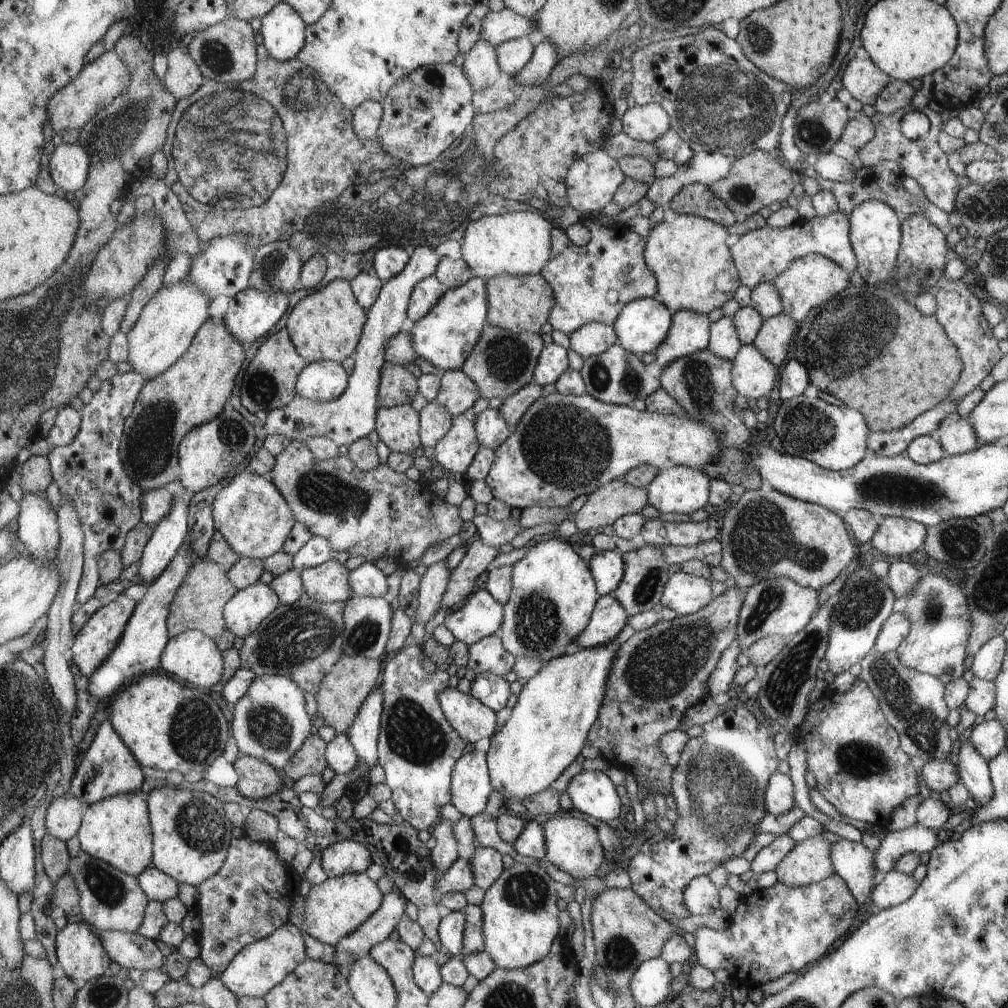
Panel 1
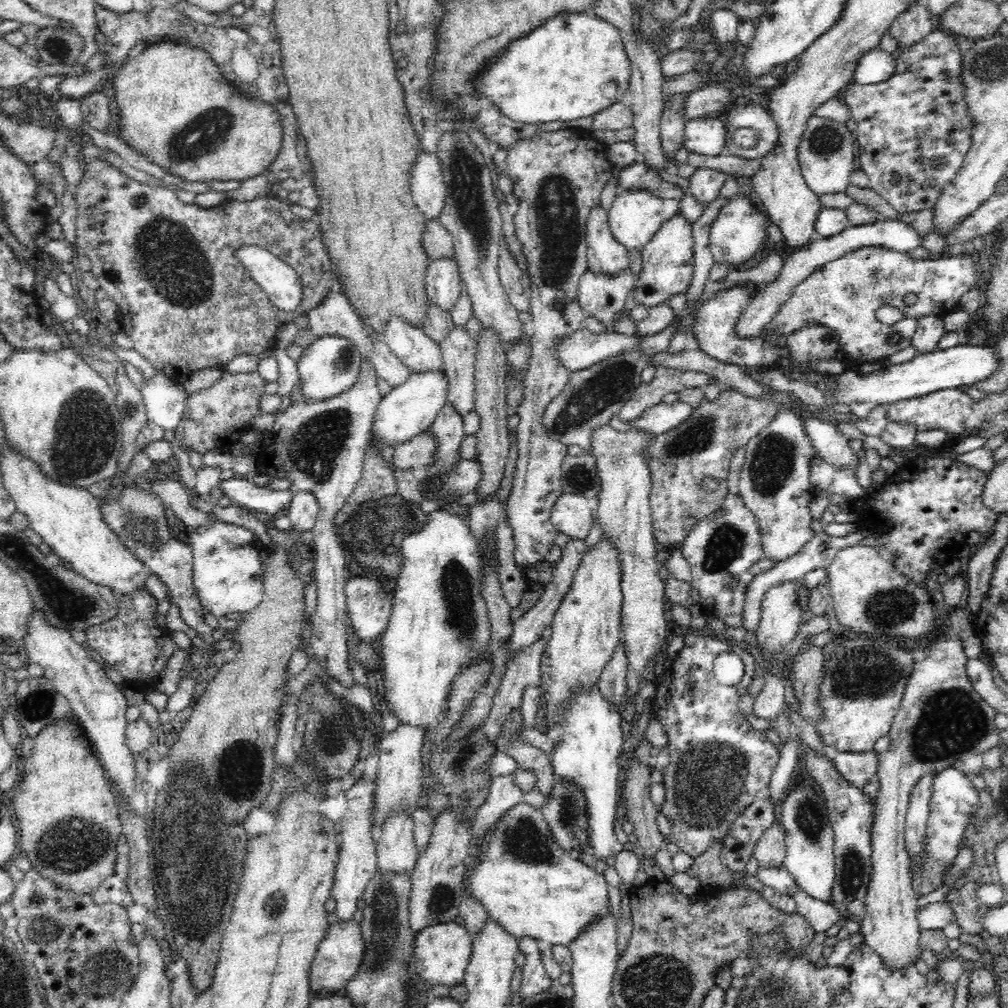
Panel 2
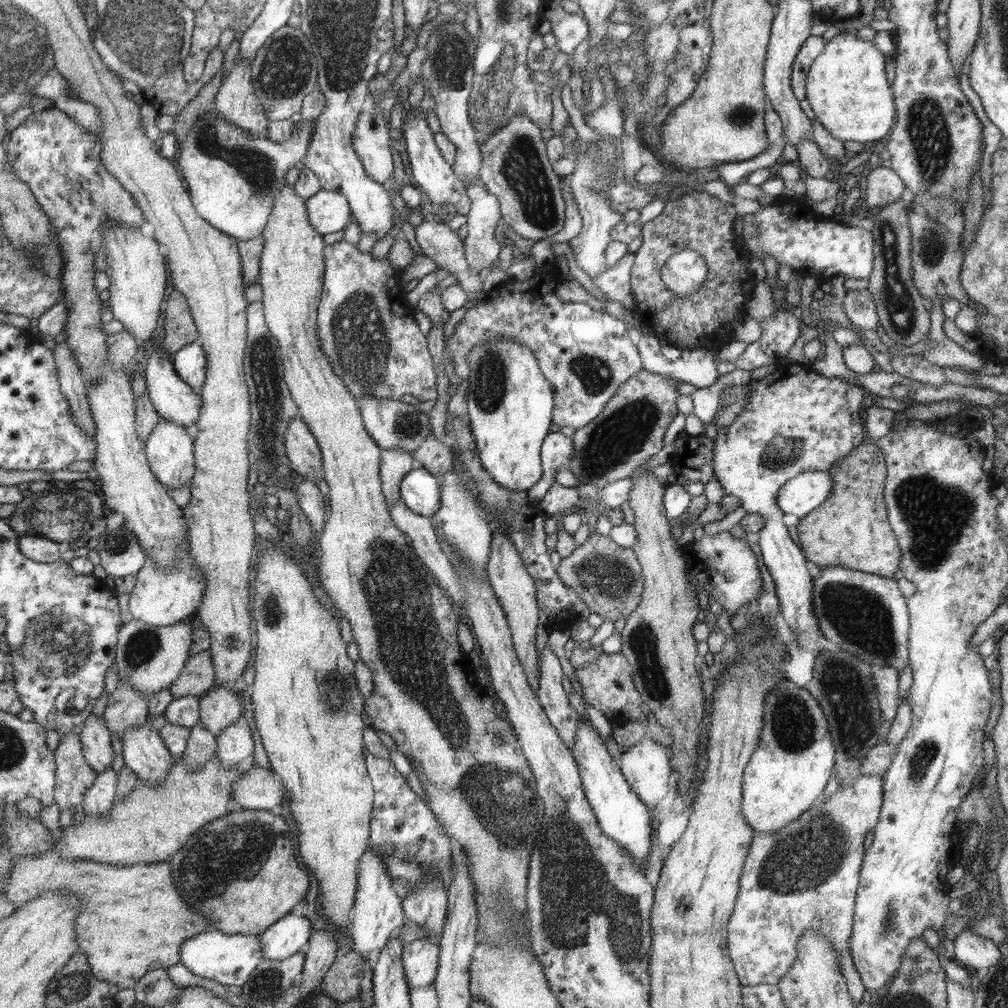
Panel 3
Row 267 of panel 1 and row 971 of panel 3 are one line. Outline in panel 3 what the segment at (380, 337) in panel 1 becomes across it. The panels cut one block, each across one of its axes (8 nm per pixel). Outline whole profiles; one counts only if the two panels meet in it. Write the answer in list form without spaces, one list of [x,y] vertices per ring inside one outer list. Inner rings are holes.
[[[421,938],[402,948],[402,967],[410,989],[432,984],[437,976],[440,945],[428,938]]]

